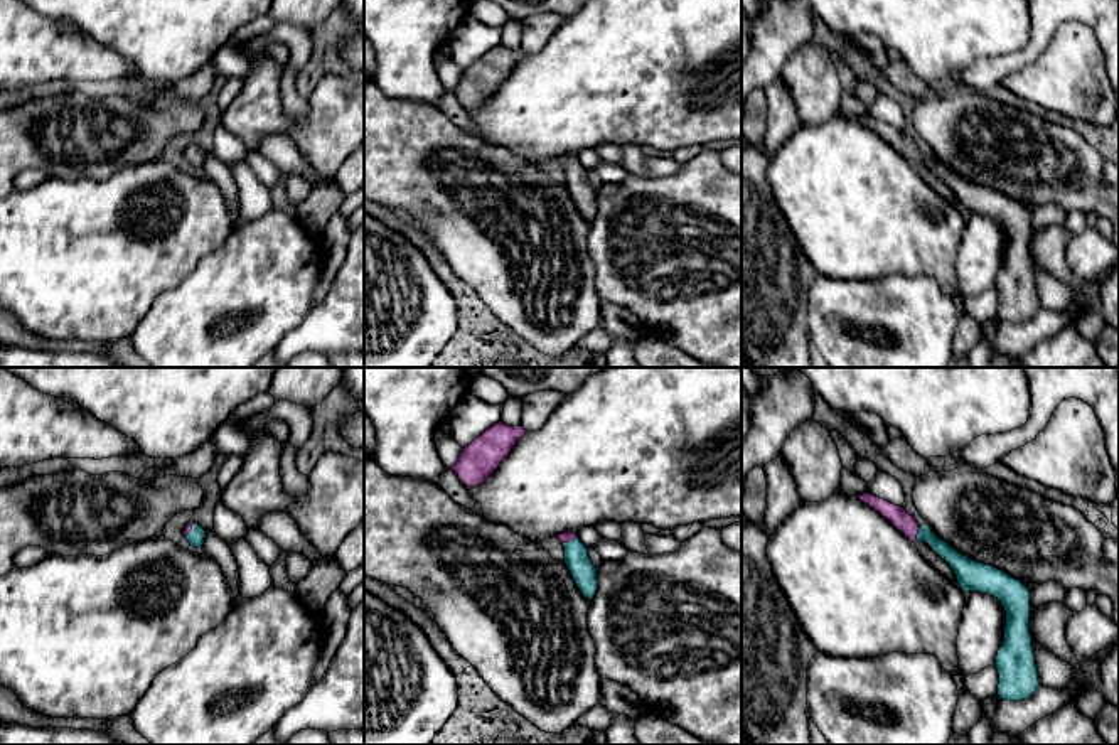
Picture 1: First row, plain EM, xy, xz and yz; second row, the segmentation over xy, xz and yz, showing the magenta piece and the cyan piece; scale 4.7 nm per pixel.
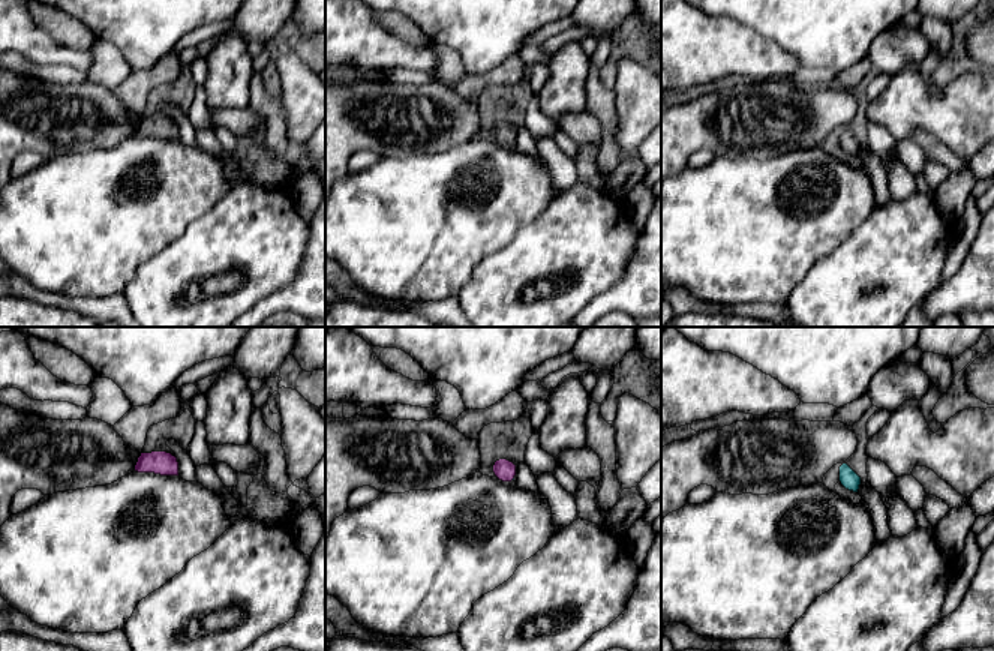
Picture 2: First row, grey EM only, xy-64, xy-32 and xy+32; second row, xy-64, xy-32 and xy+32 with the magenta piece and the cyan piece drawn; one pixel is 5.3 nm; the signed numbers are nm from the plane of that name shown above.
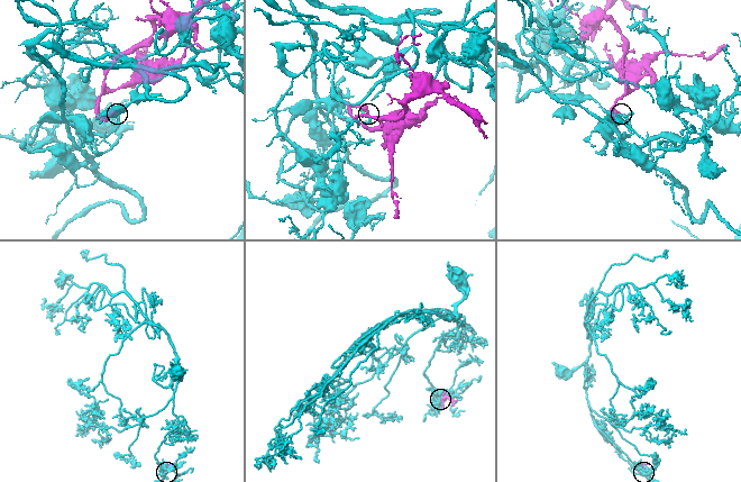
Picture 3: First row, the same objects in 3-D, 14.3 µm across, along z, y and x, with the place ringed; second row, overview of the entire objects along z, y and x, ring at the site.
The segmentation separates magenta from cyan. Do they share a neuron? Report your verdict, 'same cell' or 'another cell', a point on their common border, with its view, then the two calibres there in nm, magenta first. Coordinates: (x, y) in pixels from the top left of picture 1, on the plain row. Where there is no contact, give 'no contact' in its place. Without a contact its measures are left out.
same cell; contact yz (917, 155); calibres 90 and 90 nm

